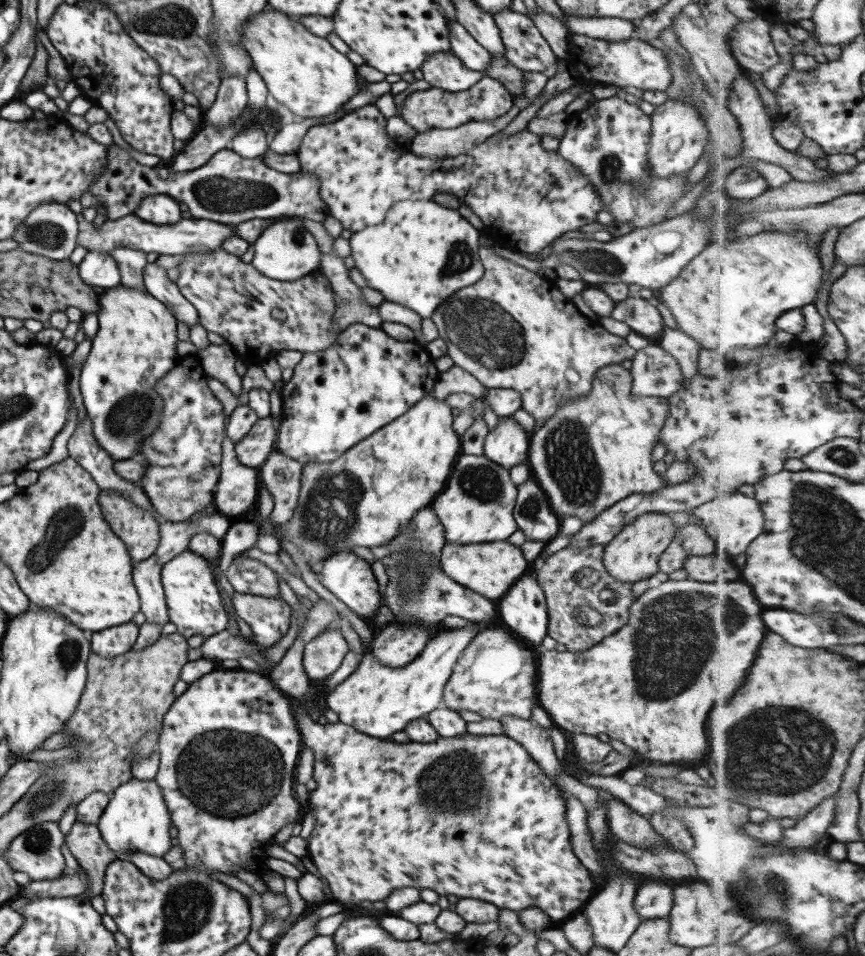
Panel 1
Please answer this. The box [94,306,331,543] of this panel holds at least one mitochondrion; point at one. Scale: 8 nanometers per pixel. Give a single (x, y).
(128, 419)

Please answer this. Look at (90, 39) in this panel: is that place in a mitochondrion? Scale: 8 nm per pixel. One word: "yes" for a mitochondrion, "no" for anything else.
no

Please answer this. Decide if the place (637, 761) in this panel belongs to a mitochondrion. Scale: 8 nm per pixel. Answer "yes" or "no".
no

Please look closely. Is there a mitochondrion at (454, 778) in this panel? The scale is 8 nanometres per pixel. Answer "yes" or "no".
yes

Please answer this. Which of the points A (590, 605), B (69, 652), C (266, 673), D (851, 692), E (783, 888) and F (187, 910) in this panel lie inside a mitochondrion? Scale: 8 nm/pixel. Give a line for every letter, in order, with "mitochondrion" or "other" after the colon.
A: mitochondrion
B: mitochondrion
C: other
D: other
E: mitochondrion
F: mitochondrion

